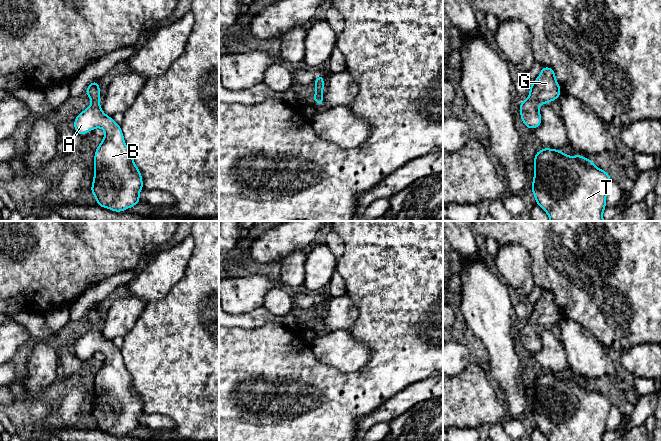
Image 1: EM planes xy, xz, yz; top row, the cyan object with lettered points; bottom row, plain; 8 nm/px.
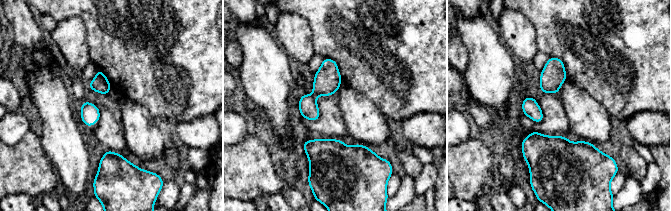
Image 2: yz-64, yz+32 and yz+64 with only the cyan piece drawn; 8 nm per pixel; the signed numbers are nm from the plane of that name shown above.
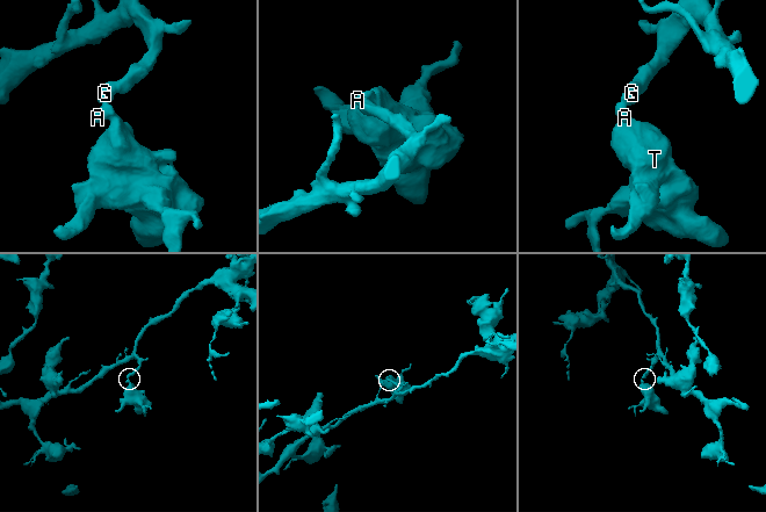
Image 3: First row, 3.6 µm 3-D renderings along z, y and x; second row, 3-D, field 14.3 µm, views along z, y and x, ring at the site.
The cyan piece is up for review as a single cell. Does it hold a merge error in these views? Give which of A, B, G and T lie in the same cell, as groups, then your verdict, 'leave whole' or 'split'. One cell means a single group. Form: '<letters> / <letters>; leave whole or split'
A B G T; leave whole

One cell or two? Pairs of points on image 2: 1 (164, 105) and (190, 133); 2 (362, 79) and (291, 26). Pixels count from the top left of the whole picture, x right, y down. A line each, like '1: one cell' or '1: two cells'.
1: one cell
2: two cells

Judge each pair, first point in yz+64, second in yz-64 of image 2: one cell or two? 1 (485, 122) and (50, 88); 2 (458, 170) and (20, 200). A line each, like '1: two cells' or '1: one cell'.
1: two cells
2: two cells

